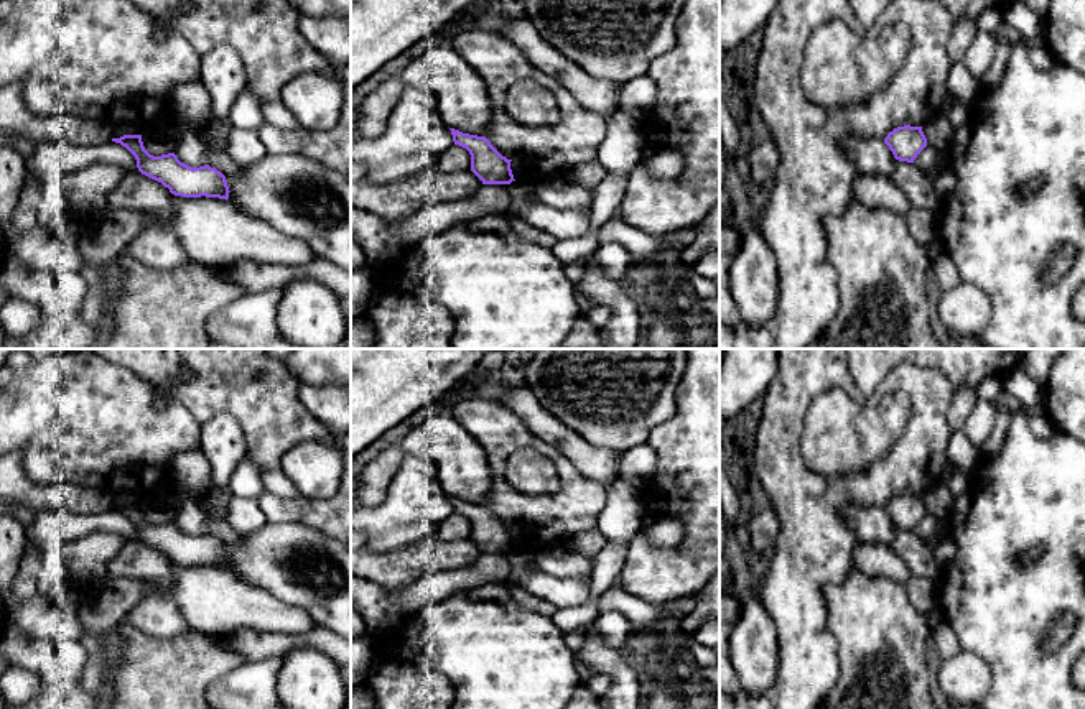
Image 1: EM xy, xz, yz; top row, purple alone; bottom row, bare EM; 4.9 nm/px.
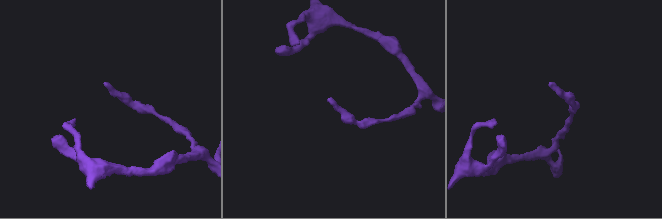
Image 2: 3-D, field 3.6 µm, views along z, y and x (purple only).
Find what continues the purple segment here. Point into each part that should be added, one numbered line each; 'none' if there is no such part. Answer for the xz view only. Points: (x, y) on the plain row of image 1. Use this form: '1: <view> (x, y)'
none

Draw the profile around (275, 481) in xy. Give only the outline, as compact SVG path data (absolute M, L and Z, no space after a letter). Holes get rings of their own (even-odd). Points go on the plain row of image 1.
M260 469L263 489L282 498L298 498L300 490L288 479L288 475L278 469Z

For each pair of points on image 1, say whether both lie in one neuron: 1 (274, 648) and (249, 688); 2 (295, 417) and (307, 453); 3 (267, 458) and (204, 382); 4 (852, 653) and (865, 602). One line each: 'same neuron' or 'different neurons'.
1: different neurons
2: different neurons
3: same neuron
4: same neuron

